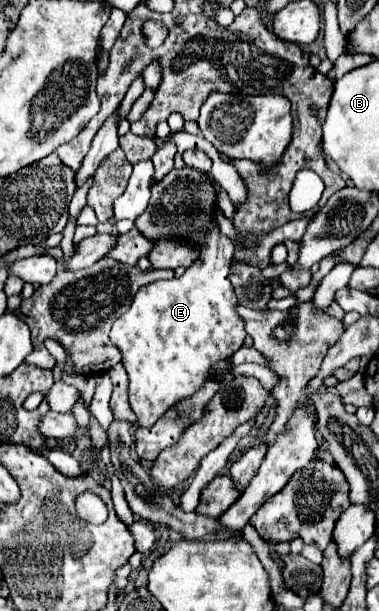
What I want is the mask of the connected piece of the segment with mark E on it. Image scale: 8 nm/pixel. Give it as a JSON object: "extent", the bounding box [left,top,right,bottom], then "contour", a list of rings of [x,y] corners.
{"extent":[110,168,246,428],"contour":[[[194,168],[172,170],[158,184],[152,186],[152,198],[146,212],[136,220],[136,228],[150,240],[166,238],[166,236],[184,236],[192,238],[200,246],[198,260],[180,276],[172,280],[160,280],[142,286],[128,308],[114,324],[110,332],[110,340],[122,352],[122,366],[128,374],[128,402],[134,414],[138,416],[138,426],[150,428],[154,422],[164,416],[166,410],[174,408],[174,404],[190,398],[208,378],[210,368],[218,362],[228,360],[246,338],[246,330],[242,318],[236,312],[238,298],[234,296],[234,288],[228,280],[230,264],[234,254],[234,244],[218,234],[218,226],[212,222],[216,206],[216,192],[206,174],[200,174]]]}

